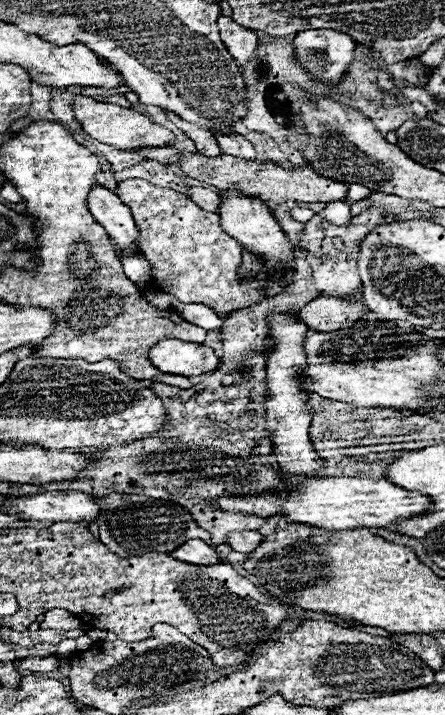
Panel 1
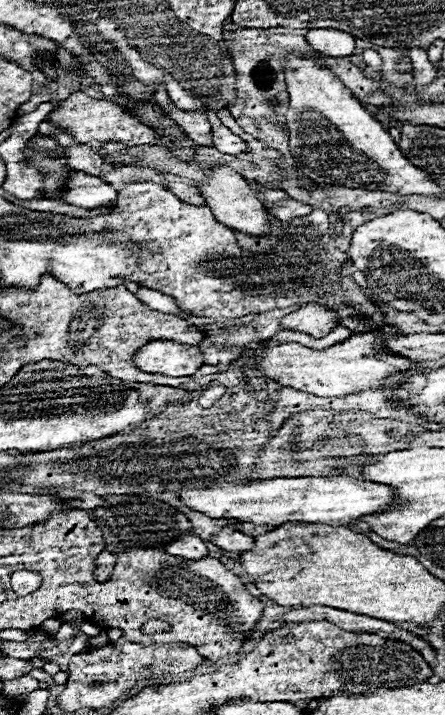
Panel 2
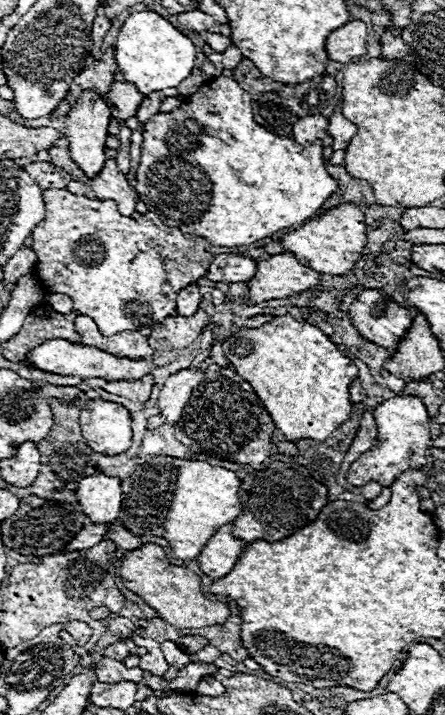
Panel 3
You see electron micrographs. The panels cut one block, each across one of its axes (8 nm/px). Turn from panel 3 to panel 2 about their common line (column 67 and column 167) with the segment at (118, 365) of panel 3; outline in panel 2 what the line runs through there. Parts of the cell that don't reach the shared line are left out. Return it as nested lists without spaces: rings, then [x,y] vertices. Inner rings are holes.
[[[154,340],[136,352],[136,366],[144,372],[166,376],[192,376],[204,366],[204,354],[198,346],[170,340]]]

